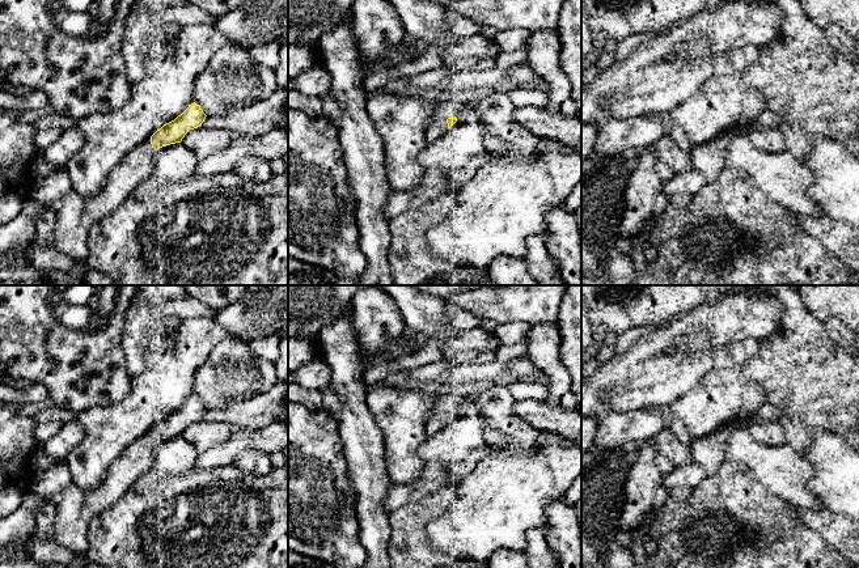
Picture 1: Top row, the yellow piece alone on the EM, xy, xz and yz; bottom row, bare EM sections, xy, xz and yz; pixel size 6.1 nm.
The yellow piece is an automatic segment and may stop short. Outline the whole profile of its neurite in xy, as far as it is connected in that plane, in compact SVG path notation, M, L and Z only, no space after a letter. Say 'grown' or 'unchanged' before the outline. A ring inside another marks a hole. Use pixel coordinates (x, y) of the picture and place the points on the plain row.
grown; M195 395L174 414L164 417L141 438L132 442L109 467L102 483L85 492L73 483L56 496L54 541L75 554L89 548L89 522L118 501L131 484L153 465L157 442L181 436L185 428L202 419L206 407Z

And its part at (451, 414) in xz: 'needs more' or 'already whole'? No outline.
needs more

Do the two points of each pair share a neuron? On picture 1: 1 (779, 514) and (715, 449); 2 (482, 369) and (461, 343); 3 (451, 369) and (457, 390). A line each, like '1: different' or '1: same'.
1: different
2: different
3: different

